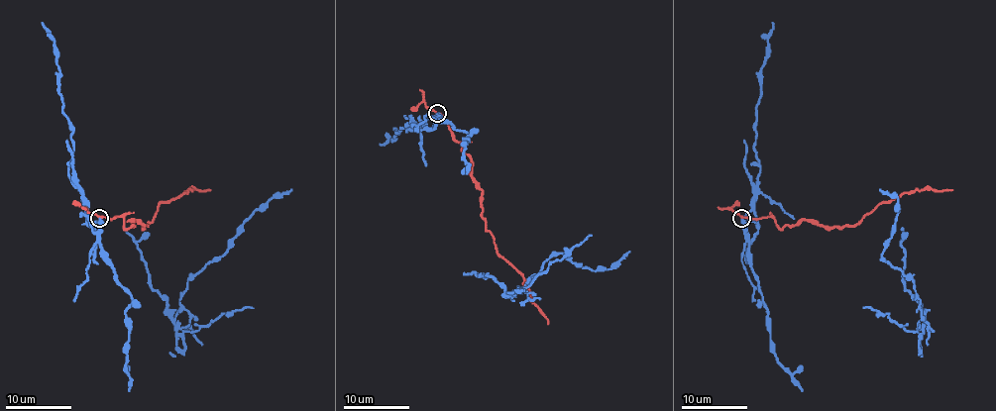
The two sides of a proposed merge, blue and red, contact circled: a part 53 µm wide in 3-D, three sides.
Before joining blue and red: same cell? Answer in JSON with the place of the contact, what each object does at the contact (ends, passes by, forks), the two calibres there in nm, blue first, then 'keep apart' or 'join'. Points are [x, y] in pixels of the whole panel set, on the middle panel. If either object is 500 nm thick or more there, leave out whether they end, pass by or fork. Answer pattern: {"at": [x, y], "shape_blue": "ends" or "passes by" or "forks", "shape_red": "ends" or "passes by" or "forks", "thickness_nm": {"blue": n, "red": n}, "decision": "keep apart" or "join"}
{"at": [437, 113], "shape_blue": "ends", "shape_red": "passes by", "thickness_nm": {"blue": 400, "red": 140}, "decision": "keep apart"}

